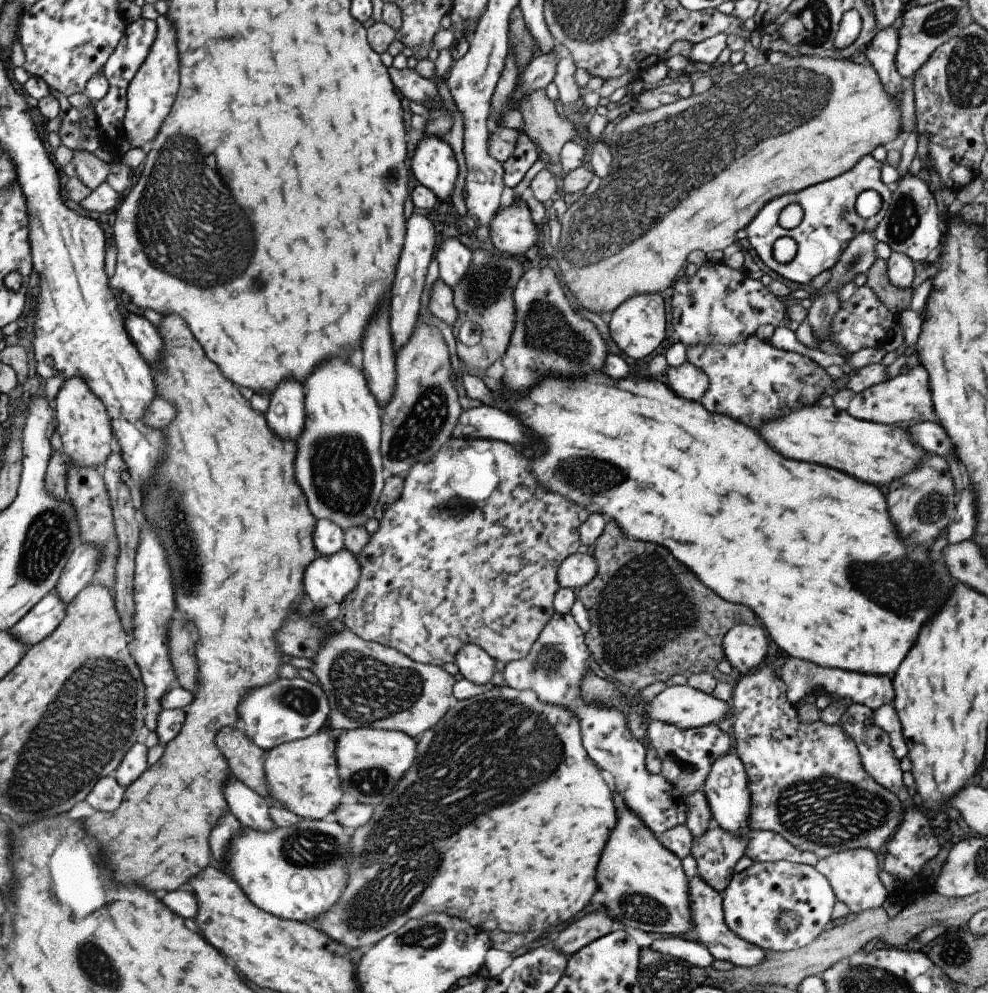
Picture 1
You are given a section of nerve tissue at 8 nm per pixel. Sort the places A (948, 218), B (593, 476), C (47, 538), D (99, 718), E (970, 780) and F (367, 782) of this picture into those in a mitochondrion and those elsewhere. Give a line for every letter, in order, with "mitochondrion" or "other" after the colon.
A: other
B: mitochondrion
C: mitochondrion
D: mitochondrion
E: other
F: mitochondrion

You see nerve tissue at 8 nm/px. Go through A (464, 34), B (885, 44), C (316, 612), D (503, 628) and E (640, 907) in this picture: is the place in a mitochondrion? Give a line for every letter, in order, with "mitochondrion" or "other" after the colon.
A: other
B: other
C: other
D: other
E: mitochondrion

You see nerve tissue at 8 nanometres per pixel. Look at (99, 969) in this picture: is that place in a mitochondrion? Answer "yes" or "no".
yes

